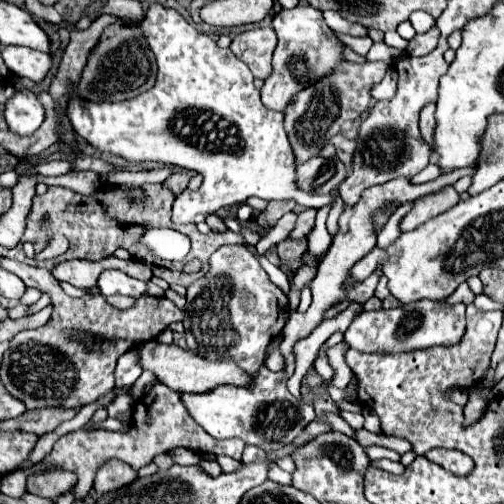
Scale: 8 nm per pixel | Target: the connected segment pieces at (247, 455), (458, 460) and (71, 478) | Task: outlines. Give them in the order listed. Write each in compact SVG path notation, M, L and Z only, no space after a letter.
M245 447L245 451L243 451L243 463L251 463L251 461L267 461L267 453L263 449Z
M435 447L431 451L425 453L433 463L441 465L445 471L457 475L457 477L467 477L471 475L473 471L473 461L471 457L467 457L465 453L461 451L455 451L455 449L441 449L441 447Z
M43 473L43 477L31 477L27 491L39 497L59 497L75 485L75 473Z

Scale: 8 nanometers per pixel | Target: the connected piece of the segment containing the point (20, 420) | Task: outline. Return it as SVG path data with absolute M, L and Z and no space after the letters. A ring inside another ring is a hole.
M35 409L35 411L25 411L21 417L15 417L11 421L1 423L3 429L7 431L29 431L29 433L39 433L45 435L53 431L57 425L63 421L69 421L75 417L79 409Z

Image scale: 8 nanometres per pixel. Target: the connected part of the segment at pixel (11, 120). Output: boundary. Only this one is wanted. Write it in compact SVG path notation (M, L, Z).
M19 91L5 103L5 119L9 131L21 137L33 135L45 118L43 107L31 91Z

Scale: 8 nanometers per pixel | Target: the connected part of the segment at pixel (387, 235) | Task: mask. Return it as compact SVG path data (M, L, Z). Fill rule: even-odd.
M403 203L401 207L399 207L399 211L395 211L393 215L391 215L391 219L387 221L387 225L383 227L383 231L377 235L377 247L379 249L385 249L385 247L389 247L393 241L397 241L397 237L399 237L399 233L401 233L401 229L399 229L399 225L401 225L401 221L403 221L403 217L413 209L413 205L415 203Z

